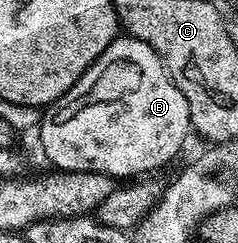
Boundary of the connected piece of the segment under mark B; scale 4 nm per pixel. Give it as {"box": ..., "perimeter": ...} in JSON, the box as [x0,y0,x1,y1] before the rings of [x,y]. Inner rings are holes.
{"box":[38,35,191,179],"perimeter":[[[120,35],[66,95],[43,110],[38,134],[49,166],[57,170],[136,179],[162,168],[183,147],[191,129],[186,95],[178,91],[159,53],[137,37]]]}

